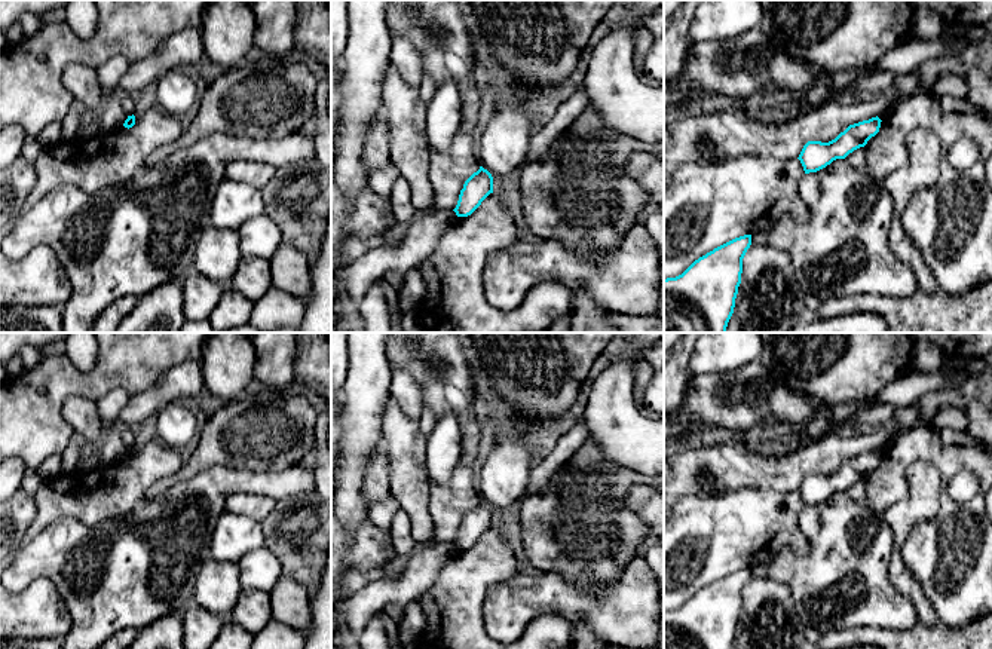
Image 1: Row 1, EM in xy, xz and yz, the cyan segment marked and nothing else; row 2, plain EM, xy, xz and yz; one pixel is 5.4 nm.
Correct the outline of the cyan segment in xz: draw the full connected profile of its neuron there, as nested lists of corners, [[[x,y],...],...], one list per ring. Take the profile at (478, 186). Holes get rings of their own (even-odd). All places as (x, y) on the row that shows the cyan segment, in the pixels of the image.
[[[480,166],[480,169],[465,181],[453,211],[457,217],[468,217],[490,193],[493,193],[493,177],[487,169]]]

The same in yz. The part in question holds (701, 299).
[[[751,235],[735,238],[695,260],[682,275],[664,279],[664,333],[726,333],[750,245]]]

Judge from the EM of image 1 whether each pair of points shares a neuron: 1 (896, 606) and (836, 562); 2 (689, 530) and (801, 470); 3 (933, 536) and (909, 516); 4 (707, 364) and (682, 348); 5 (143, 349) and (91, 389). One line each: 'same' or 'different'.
1: same
2: different
3: different
4: different
5: same

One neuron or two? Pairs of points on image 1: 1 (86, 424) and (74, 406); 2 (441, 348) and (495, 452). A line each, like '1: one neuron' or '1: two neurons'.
1: one neuron
2: two neurons

